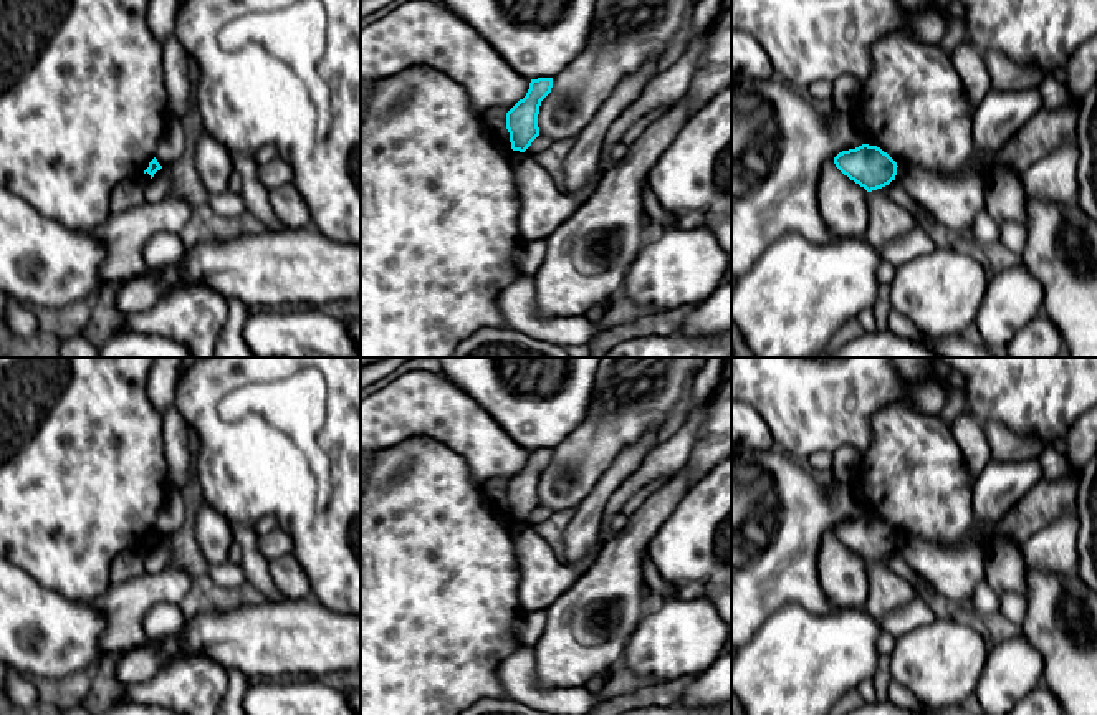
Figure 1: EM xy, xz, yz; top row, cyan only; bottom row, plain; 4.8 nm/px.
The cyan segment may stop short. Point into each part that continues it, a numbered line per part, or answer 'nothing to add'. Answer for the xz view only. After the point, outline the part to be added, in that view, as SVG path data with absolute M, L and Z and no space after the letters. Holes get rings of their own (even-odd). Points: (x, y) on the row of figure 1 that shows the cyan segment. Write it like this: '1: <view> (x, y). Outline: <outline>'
nothing to add

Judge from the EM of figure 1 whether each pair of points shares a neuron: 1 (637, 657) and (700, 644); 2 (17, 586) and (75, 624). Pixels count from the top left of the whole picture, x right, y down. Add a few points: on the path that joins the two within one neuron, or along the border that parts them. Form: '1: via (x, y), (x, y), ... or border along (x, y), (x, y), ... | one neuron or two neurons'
1: via (652, 651), (665, 644), (685, 644) | one neuron
2: via (32, 601), (55, 624), (60, 624) | one neuron

